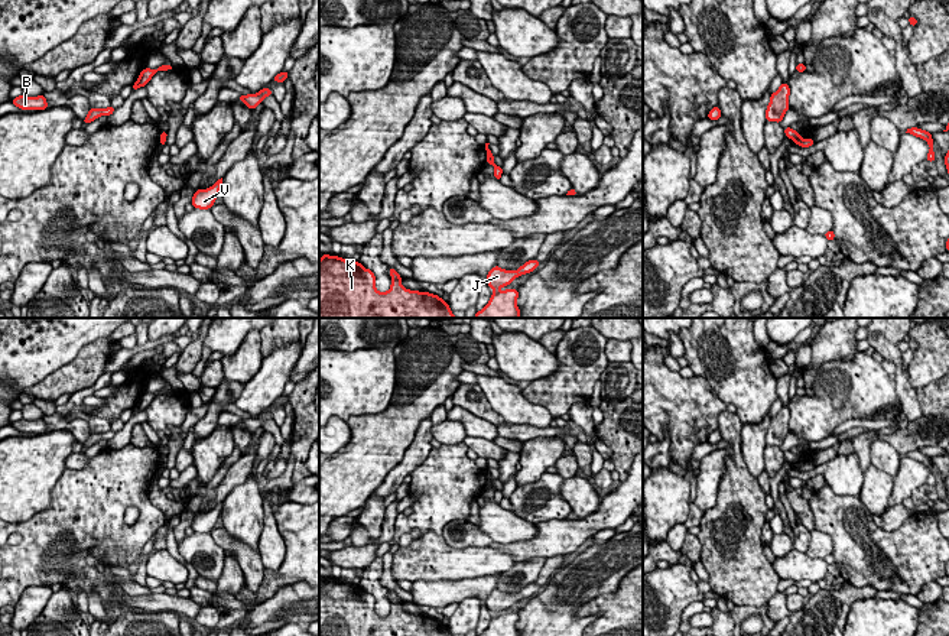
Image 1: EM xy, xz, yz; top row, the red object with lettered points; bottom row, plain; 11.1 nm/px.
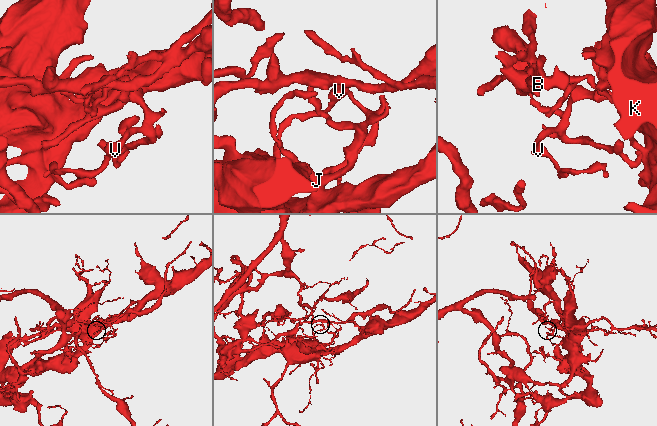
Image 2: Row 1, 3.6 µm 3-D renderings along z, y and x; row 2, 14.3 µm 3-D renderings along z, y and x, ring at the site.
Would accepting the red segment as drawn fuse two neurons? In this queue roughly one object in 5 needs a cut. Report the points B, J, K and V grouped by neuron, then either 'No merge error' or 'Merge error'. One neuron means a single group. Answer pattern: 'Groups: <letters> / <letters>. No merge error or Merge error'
Groups: B / J K V. Merge error

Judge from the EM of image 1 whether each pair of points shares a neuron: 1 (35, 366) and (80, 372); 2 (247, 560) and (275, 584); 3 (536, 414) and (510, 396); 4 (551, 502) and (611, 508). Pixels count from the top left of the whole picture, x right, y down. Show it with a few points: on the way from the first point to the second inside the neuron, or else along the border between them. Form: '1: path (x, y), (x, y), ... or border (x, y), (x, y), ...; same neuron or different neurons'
1: border (83, 347), (72, 360), (28, 388); different neurons
2: border (265, 568), (260, 586), (250, 591); different neurons
3: path (530, 414), (516, 402); same neuron
4: border (565, 518), (536, 523); different neurons

